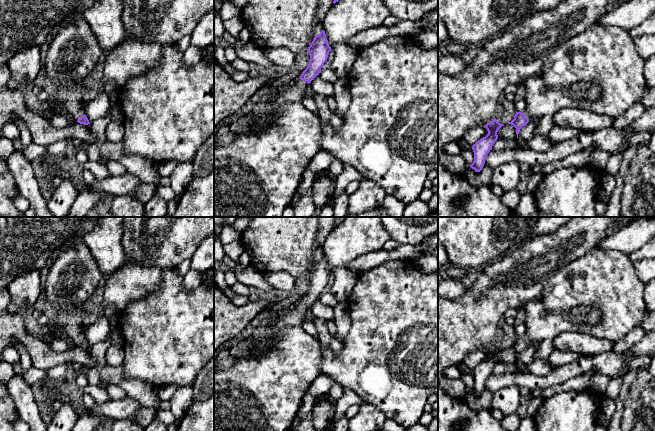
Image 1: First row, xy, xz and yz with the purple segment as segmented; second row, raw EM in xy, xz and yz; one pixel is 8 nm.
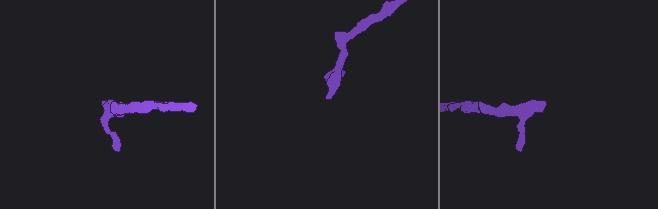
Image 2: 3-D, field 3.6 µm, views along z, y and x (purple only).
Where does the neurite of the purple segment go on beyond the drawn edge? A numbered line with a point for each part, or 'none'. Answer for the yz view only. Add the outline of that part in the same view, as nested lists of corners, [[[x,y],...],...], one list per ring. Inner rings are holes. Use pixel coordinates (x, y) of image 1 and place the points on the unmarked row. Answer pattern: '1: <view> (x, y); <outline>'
1: yz (600, 294); [[[594,247],[585,255],[558,270],[544,284],[541,298],[531,300],[524,306],[524,324],[526,326],[524,338],[529,344],[538,345],[563,332],[577,331],[601,339],[617,341],[634,328],[639,327],[648,313],[644,300],[644,290],[645,286],[638,278],[634,263],[627,254],[617,250],[602,250]]]

